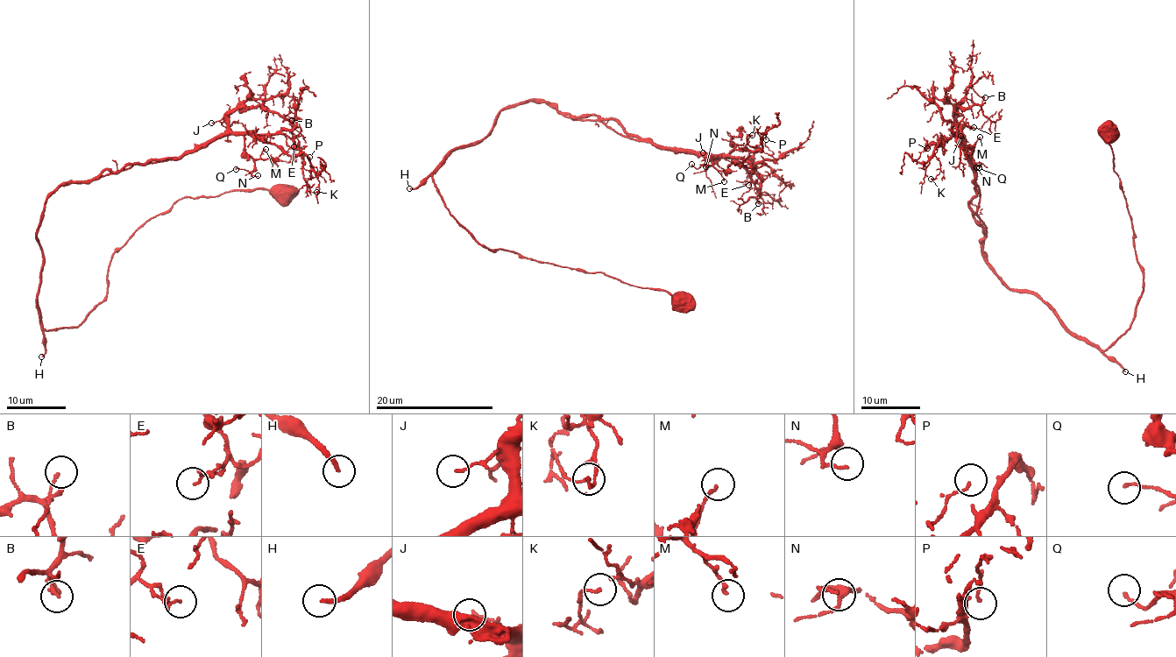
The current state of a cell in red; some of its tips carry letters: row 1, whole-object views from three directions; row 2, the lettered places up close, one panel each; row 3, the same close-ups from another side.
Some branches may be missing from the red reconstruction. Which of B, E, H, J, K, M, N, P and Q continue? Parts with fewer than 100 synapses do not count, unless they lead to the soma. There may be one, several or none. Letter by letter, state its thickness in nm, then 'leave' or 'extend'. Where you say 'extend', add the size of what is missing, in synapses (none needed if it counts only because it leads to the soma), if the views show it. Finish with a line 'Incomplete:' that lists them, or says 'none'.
B: calibre 130 nm; leave
E: calibre 120 nm; leave
H: calibre 170 nm; extend; 250 synapses
J: calibre 110 nm; leave
K: calibre 80 nm; leave
M: calibre 140 nm; leave
N: calibre 110 nm; leave
P: calibre 80 nm; leave
Q: calibre 110 nm; leave
Incomplete: H

